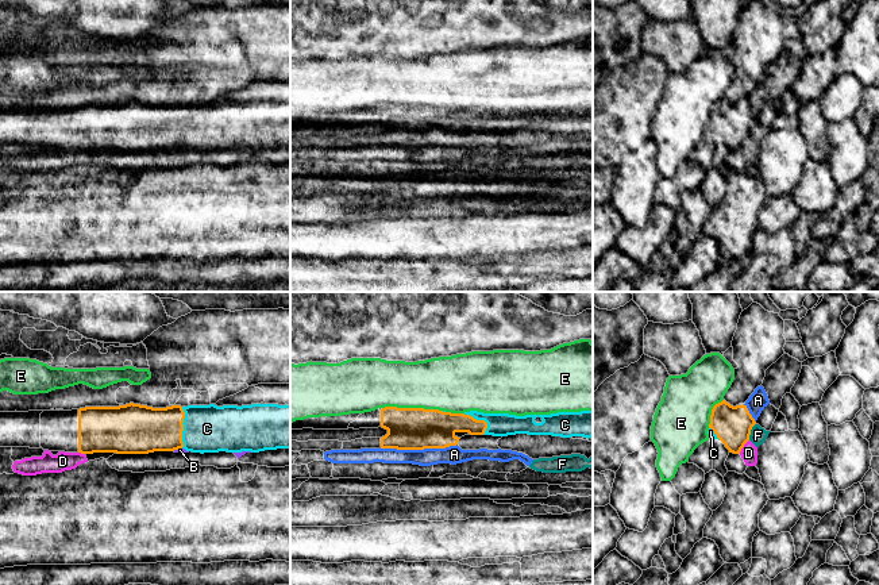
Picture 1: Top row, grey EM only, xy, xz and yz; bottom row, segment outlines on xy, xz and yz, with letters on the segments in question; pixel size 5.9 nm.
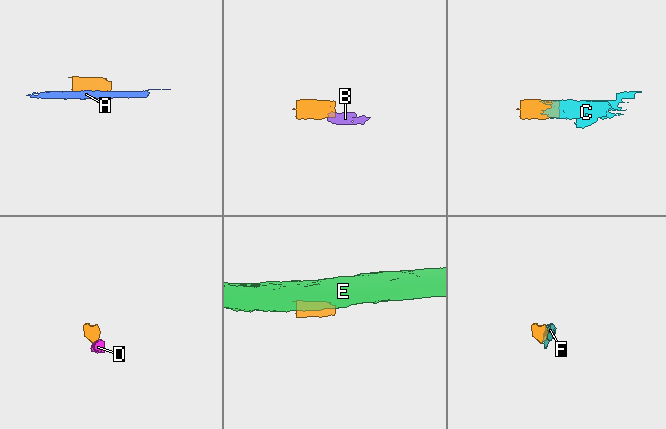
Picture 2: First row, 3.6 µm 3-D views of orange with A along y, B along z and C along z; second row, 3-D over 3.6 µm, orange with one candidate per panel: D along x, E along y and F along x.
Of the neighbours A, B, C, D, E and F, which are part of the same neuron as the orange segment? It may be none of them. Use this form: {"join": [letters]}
{"join": ["C"]}

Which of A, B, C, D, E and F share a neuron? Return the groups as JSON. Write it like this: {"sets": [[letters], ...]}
{"sets": [["A"], ["B", "D", "F"], ["C"], ["E"]]}

